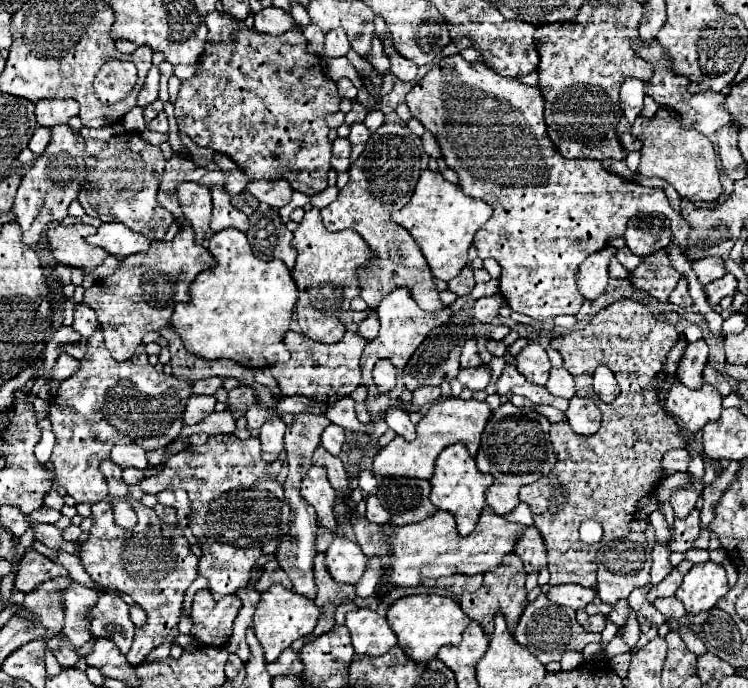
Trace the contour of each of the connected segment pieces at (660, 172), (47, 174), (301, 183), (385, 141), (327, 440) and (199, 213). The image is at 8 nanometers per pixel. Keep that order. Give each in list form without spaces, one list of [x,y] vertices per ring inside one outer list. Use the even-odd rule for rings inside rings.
[[[661,107],[653,119],[637,119],[633,125],[631,125],[631,135],[635,135],[643,147],[641,147],[641,163],[639,163],[639,173],[645,175],[645,177],[659,177],[663,181],[667,181],[669,185],[675,187],[675,191],[689,199],[691,203],[697,203],[697,201],[715,201],[719,197],[719,193],[723,191],[721,187],[721,181],[719,181],[719,167],[717,167],[717,153],[715,153],[715,147],[711,145],[711,141],[701,135],[699,131],[693,131],[693,129],[683,129],[681,127],[681,121],[679,121],[679,115],[667,111],[665,107]]]
[[[59,125],[51,129],[51,143],[27,169],[13,203],[15,221],[23,229],[25,245],[35,245],[39,241],[43,233],[43,225],[49,225],[53,221],[61,221],[67,217],[67,207],[71,205],[71,201],[77,199],[83,177],[87,175],[83,153],[85,153],[83,137],[75,133],[69,125]],[[65,165],[73,165],[73,167],[65,167]]]
[[[219,11],[207,15],[205,21],[209,35],[201,67],[197,69],[195,77],[181,81],[175,101],[179,131],[189,135],[199,147],[209,147],[217,153],[229,155],[251,181],[287,179],[293,191],[305,195],[321,193],[327,187],[327,171],[331,169],[331,141],[327,137],[329,127],[325,115],[337,113],[341,101],[337,97],[335,83],[323,75],[321,59],[307,51],[305,37],[297,29],[291,29],[279,37],[261,35],[249,29],[243,21]]]
[[[399,123],[381,125],[371,135],[363,155],[351,165],[349,175],[349,183],[339,191],[339,197],[333,203],[321,209],[321,217],[327,231],[341,231],[351,227],[369,245],[373,263],[367,263],[357,271],[357,281],[361,287],[359,295],[363,297],[363,301],[371,309],[375,309],[385,295],[399,287],[405,287],[411,291],[411,297],[423,311],[443,309],[435,279],[425,263],[421,249],[403,227],[397,227],[393,221],[389,221],[393,211],[403,209],[409,203],[421,175],[417,137],[413,135],[413,131],[407,125]]]
[[[327,425],[323,435],[321,435],[321,445],[325,447],[325,451],[329,451],[331,455],[341,455],[341,445],[345,443],[345,431],[339,425]]]
[[[179,183],[177,197],[181,203],[183,217],[195,231],[195,243],[201,245],[211,221],[211,191],[207,187],[201,187],[199,183]]]

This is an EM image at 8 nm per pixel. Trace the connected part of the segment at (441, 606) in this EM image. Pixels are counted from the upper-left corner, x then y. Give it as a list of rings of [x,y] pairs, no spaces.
[[[417,593],[417,595],[397,599],[387,611],[387,623],[399,637],[399,647],[413,661],[425,663],[425,661],[431,661],[443,645],[459,643],[465,627],[469,625],[469,617],[461,611],[459,603],[449,597]]]

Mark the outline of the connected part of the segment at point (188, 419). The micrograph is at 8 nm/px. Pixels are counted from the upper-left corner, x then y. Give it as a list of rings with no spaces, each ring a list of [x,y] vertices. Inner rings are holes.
[[[191,395],[191,399],[187,399],[187,407],[183,413],[183,423],[185,425],[195,425],[201,419],[205,419],[207,415],[211,415],[215,411],[215,397],[209,395]]]

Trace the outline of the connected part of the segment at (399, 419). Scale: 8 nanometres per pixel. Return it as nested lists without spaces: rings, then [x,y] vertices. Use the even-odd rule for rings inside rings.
[[[391,407],[385,415],[385,421],[403,439],[407,439],[407,441],[415,439],[415,425],[409,421],[409,415],[405,411],[401,411],[399,407]]]

